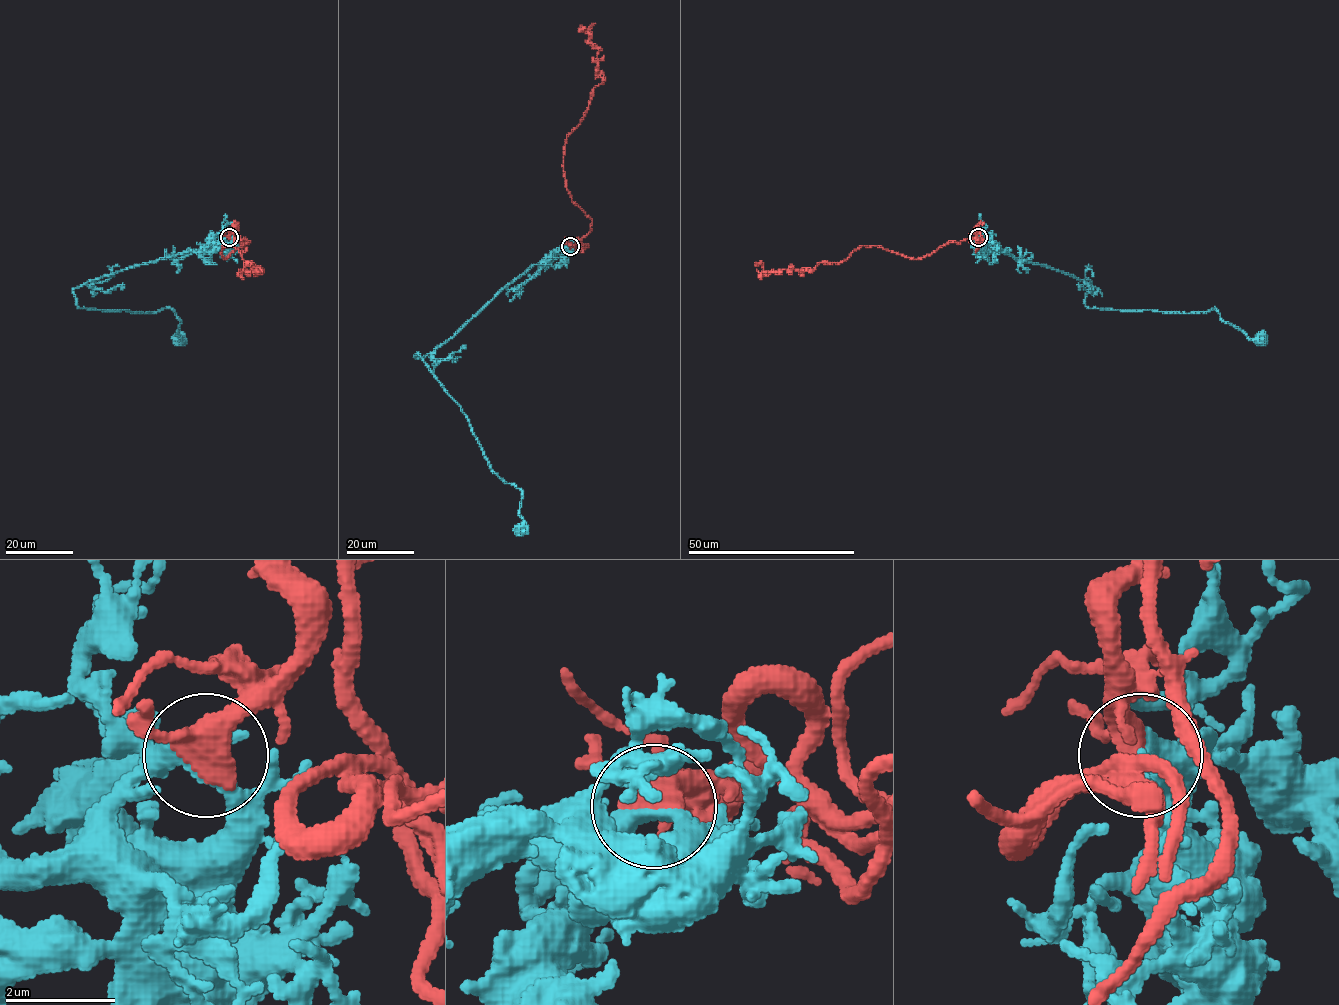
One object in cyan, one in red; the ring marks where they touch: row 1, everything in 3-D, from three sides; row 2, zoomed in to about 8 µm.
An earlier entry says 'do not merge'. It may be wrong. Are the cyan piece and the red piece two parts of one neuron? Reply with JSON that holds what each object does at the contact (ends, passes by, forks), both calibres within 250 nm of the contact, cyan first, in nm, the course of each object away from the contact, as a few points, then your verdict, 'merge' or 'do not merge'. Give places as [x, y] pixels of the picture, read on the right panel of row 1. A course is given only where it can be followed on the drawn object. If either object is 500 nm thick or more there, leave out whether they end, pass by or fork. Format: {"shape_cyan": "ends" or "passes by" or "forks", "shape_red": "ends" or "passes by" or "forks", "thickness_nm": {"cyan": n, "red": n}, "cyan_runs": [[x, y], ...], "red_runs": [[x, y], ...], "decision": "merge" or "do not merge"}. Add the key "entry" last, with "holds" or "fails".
{"shape_cyan": "passes by", "shape_red": "passes by", "thickness_nm": {"cyan": 380, "red": 440}, "cyan_runs": [[978, 237], [994, 252], [1082, 279], [1089, 286], [1088, 308], [1170, 313], [1215, 308], [1223, 321], [1262, 340]], "red_runs": [[978, 237], [978, 223], [979, 237], [918, 259], [860, 246], [812, 270], [768, 272], [755, 262]], "decision": "merge", "entry": "fails"}

